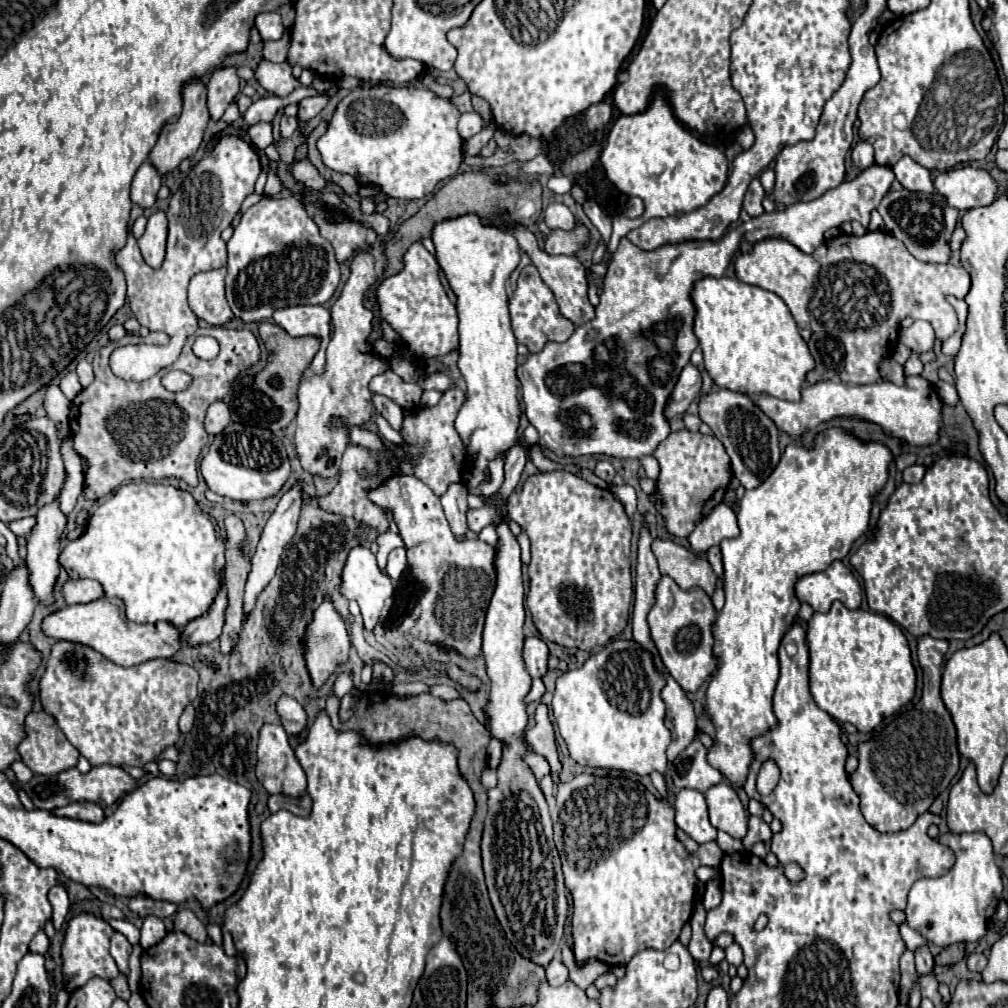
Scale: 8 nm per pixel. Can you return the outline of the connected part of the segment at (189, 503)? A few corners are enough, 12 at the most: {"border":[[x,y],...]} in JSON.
{"border":[[188,490],[97,501],[68,576],[126,618],[182,628],[216,596],[226,542]]}

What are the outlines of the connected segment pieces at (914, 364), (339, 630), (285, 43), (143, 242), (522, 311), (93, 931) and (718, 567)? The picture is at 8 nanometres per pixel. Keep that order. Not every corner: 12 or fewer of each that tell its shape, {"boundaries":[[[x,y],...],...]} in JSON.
{"boundaries":[[[912,350],[904,364],[906,376],[918,376],[924,368],[920,352]],[[324,594],[302,636],[314,688],[348,664],[346,620]],[[290,34],[264,42],[264,60],[286,62]],[[164,210],[148,218],[138,248],[148,266],[158,268],[166,252]],[[532,264],[508,298],[516,342],[540,352],[574,324]],[[92,912],[68,920],[60,972],[68,992],[120,974],[116,930]],[[710,548],[706,556],[718,578],[724,578],[722,554]]]}

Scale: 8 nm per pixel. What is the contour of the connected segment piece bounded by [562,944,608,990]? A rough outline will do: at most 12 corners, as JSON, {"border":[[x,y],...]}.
{"border":[[562,946],[562,962],[570,980],[586,990],[608,970],[600,960],[576,964],[570,946]]}

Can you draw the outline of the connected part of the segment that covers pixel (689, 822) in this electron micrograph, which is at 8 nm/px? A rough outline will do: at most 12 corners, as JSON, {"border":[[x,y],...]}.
{"border":[[676,794],[676,824],[698,844],[716,840],[706,798]]}

